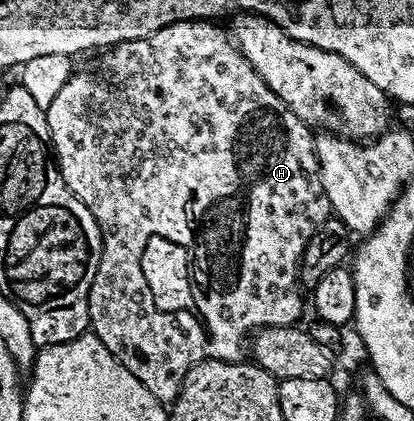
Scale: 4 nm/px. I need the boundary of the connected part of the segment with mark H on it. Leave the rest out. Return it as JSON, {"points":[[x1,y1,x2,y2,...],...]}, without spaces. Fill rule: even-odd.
{"points":[[208,19,176,21,173,25,167,25,158,31,154,31,149,37,134,39,133,41,123,41,117,45,105,48,103,52,99,54,101,57,97,59,96,66,94,66,93,69,84,69,81,73,80,70,73,72,72,76,59,91,58,95,54,96,54,101,50,103,47,109,48,130,52,136,52,152,56,159,57,170,62,175,62,179,70,192,72,192,79,201,86,203,90,215,94,215,94,219,100,228,102,255,100,256,100,262,98,263,98,271,94,275,94,283,90,287,90,299,88,300,88,306,90,307,88,324,91,332,95,333,98,339,102,339,102,343,106,343,106,351,110,351,114,355,114,359,118,359,118,363,122,363,122,367,126,367,126,371,130,371,130,375,134,375,134,379,138,379,142,383,142,387,146,387,146,391,150,391,150,395,154,395,161,403,171,403,175,401,176,396,180,393,184,377,198,363,202,363,203,361,244,361,246,354,250,349,250,338,255,334,257,329,296,325,297,322,299,322,299,317,304,313,304,305,306,309,306,297,302,292,300,283,300,260,302,259,302,255,306,251,306,245,310,243,312,236,320,230,322,223,326,223,330,216,328,196,322,187,320,164,316,158,316,137,314,136,313,130,305,121,298,119,298,115,294,115,294,111,290,111,290,107,286,107,286,103,282,103,282,99,278,99,278,95,274,95,274,91,270,91,270,87,266,87,266,83,258,75,258,71,254,71,254,67,250,67,250,63,240,53,240,49,237,47,235,41,232,40,231,36,229,36,225,30,223,33,218,26,212,24,216,23,213,23],[152,239,164,239,164,241,172,243,172,245,176,245,178,249,184,251,184,257,186,257,186,283,188,283,188,291,190,291,190,303,188,303,188,305,164,309,164,307,160,307,160,305,156,303,154,293,152,293,152,287,150,287,148,277,146,277,146,273,144,273,144,255,146,255,146,249,148,249,148,245,150,245]]}

